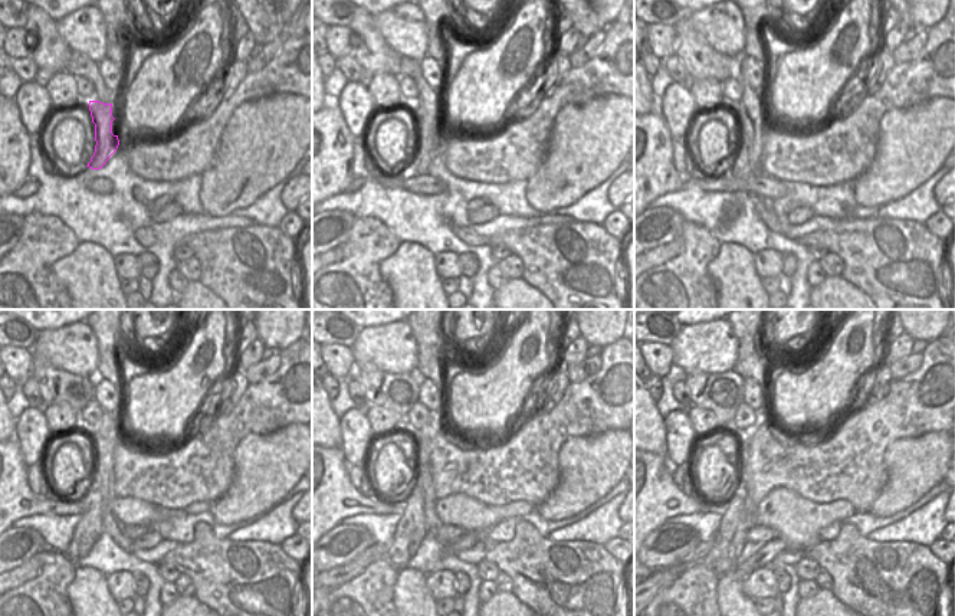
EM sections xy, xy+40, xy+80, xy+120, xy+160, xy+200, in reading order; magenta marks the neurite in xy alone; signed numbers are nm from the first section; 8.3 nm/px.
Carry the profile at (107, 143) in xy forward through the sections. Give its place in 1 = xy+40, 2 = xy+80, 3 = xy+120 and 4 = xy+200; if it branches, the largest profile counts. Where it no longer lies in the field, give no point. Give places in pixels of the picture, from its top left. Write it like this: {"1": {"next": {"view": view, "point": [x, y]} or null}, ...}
{"1": {"next": {"view": "xy+40", "point": [426, 141]}}, "2": {"next": {"view": "xy+80", "point": [739, 167]}}, "3": {"next": {"view": "xy+120", "point": [88, 530]}}, "4": {"next": {"view": "xy+200", "point": [731, 536]}}}

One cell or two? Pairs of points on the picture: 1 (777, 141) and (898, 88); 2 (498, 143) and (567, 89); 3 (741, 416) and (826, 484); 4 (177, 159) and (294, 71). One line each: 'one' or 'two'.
1: one
2: one
3: two
4: one

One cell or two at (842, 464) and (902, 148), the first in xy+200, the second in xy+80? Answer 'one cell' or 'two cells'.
two cells

